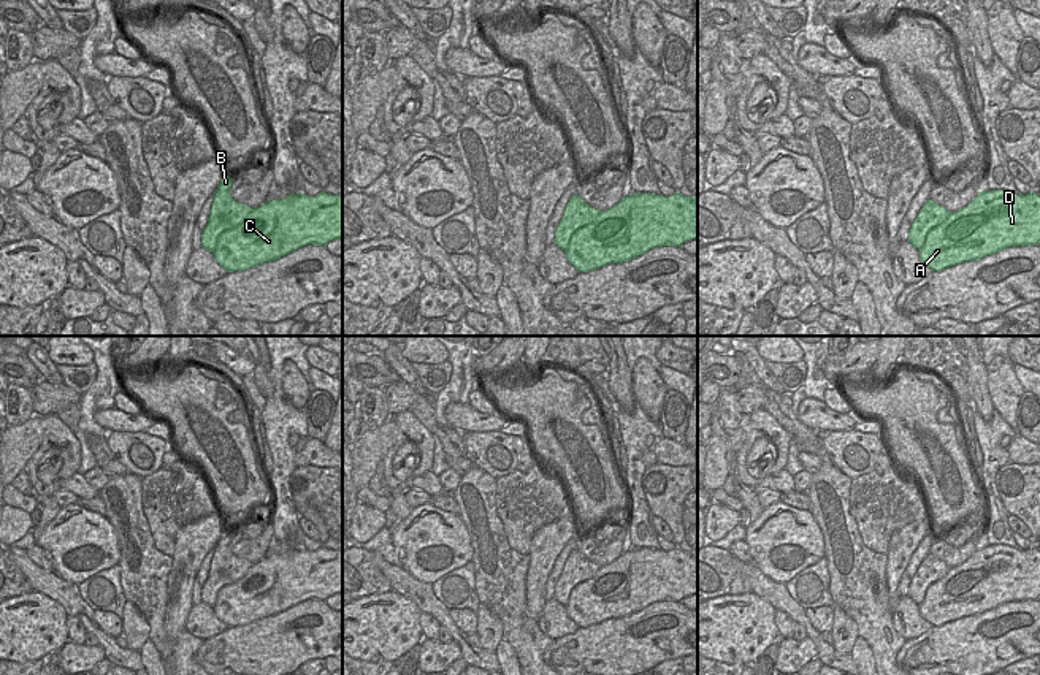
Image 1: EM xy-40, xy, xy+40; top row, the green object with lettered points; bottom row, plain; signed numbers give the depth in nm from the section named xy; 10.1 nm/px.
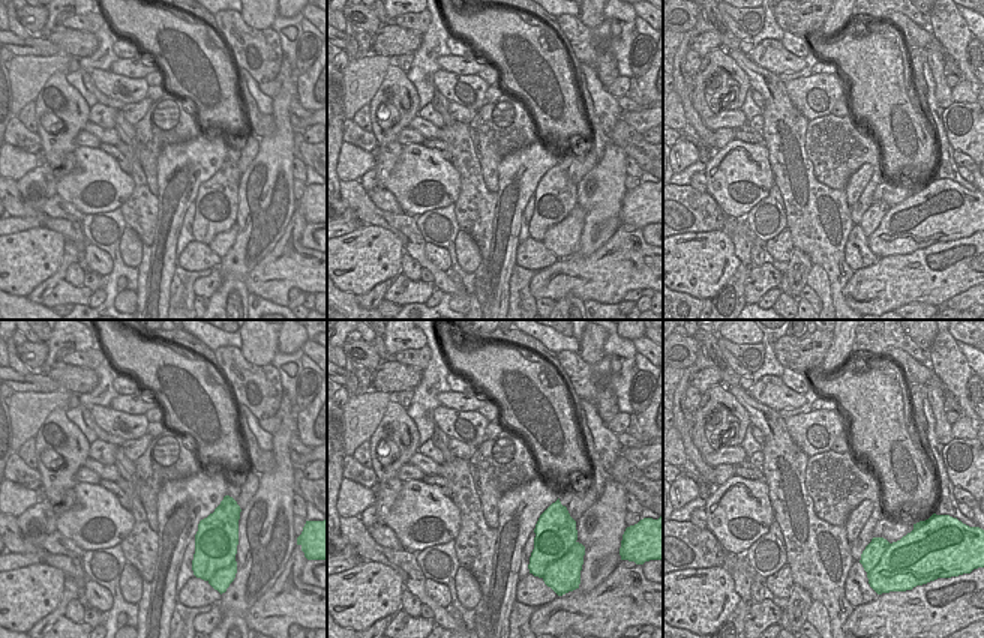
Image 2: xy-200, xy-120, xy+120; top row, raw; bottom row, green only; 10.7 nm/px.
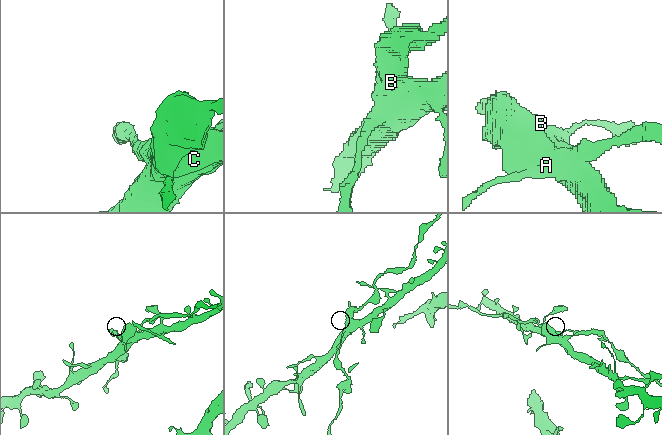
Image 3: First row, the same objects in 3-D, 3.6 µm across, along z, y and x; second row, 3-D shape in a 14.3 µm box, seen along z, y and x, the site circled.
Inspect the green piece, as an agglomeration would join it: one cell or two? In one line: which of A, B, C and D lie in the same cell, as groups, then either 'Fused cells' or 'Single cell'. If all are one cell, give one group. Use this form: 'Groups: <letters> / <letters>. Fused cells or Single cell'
Groups: A C D / B. Fused cells

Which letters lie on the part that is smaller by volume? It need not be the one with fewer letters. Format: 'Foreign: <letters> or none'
Foreign: B

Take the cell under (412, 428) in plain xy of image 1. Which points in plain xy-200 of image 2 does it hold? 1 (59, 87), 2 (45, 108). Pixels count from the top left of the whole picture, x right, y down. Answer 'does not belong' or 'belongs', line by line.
1: belongs
2: belongs

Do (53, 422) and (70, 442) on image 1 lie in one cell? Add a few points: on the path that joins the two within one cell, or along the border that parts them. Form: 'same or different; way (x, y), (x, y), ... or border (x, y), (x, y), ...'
same; way (54, 427), (65, 438)

